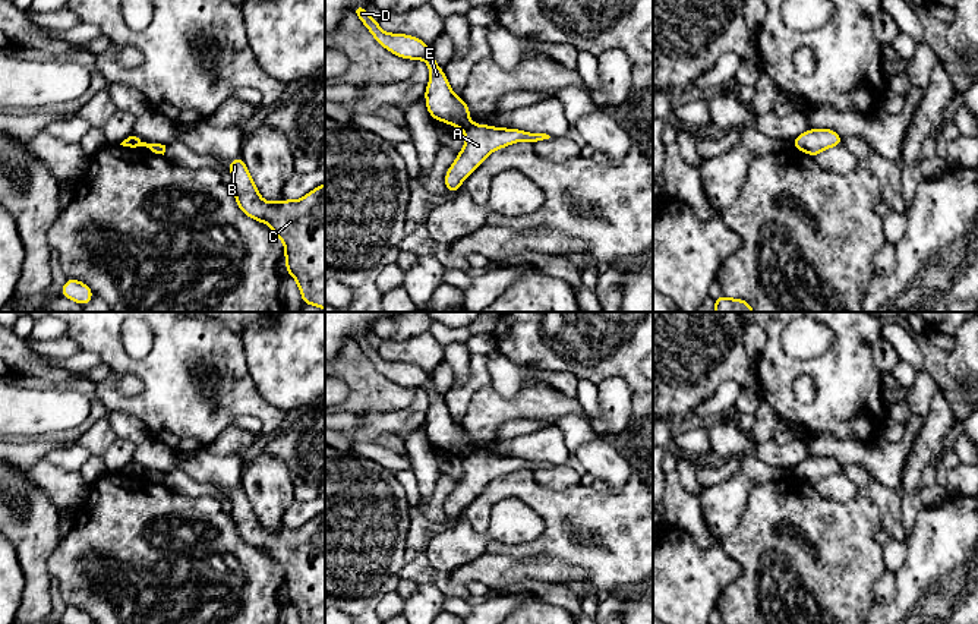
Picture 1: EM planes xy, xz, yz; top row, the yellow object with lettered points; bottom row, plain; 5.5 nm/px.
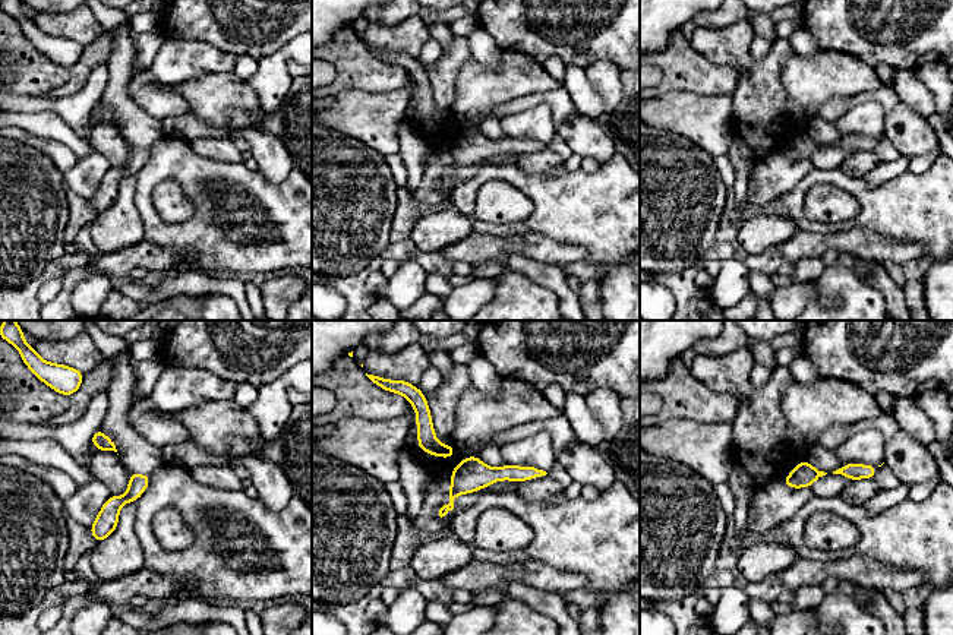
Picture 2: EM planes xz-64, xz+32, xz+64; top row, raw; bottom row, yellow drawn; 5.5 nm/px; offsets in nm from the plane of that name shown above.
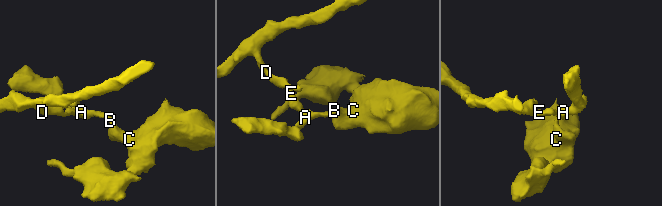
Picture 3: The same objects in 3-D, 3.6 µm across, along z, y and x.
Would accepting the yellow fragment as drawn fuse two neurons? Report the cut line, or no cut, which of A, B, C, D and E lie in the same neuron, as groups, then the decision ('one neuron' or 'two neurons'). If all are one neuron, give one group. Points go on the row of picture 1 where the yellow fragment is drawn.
cut in xz along (470, 123), (464, 129); A B C / D E; two neurons

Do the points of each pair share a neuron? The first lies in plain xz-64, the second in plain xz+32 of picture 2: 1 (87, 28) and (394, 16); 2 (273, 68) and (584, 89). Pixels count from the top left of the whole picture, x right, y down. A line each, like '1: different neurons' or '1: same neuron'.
1: different neurons
2: different neurons

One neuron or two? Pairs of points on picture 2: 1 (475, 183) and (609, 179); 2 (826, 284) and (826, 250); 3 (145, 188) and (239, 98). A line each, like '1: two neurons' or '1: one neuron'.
1: one neuron
2: two neurons
3: two neurons

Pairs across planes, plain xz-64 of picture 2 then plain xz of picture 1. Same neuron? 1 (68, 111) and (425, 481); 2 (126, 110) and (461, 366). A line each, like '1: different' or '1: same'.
1: same
2: same

